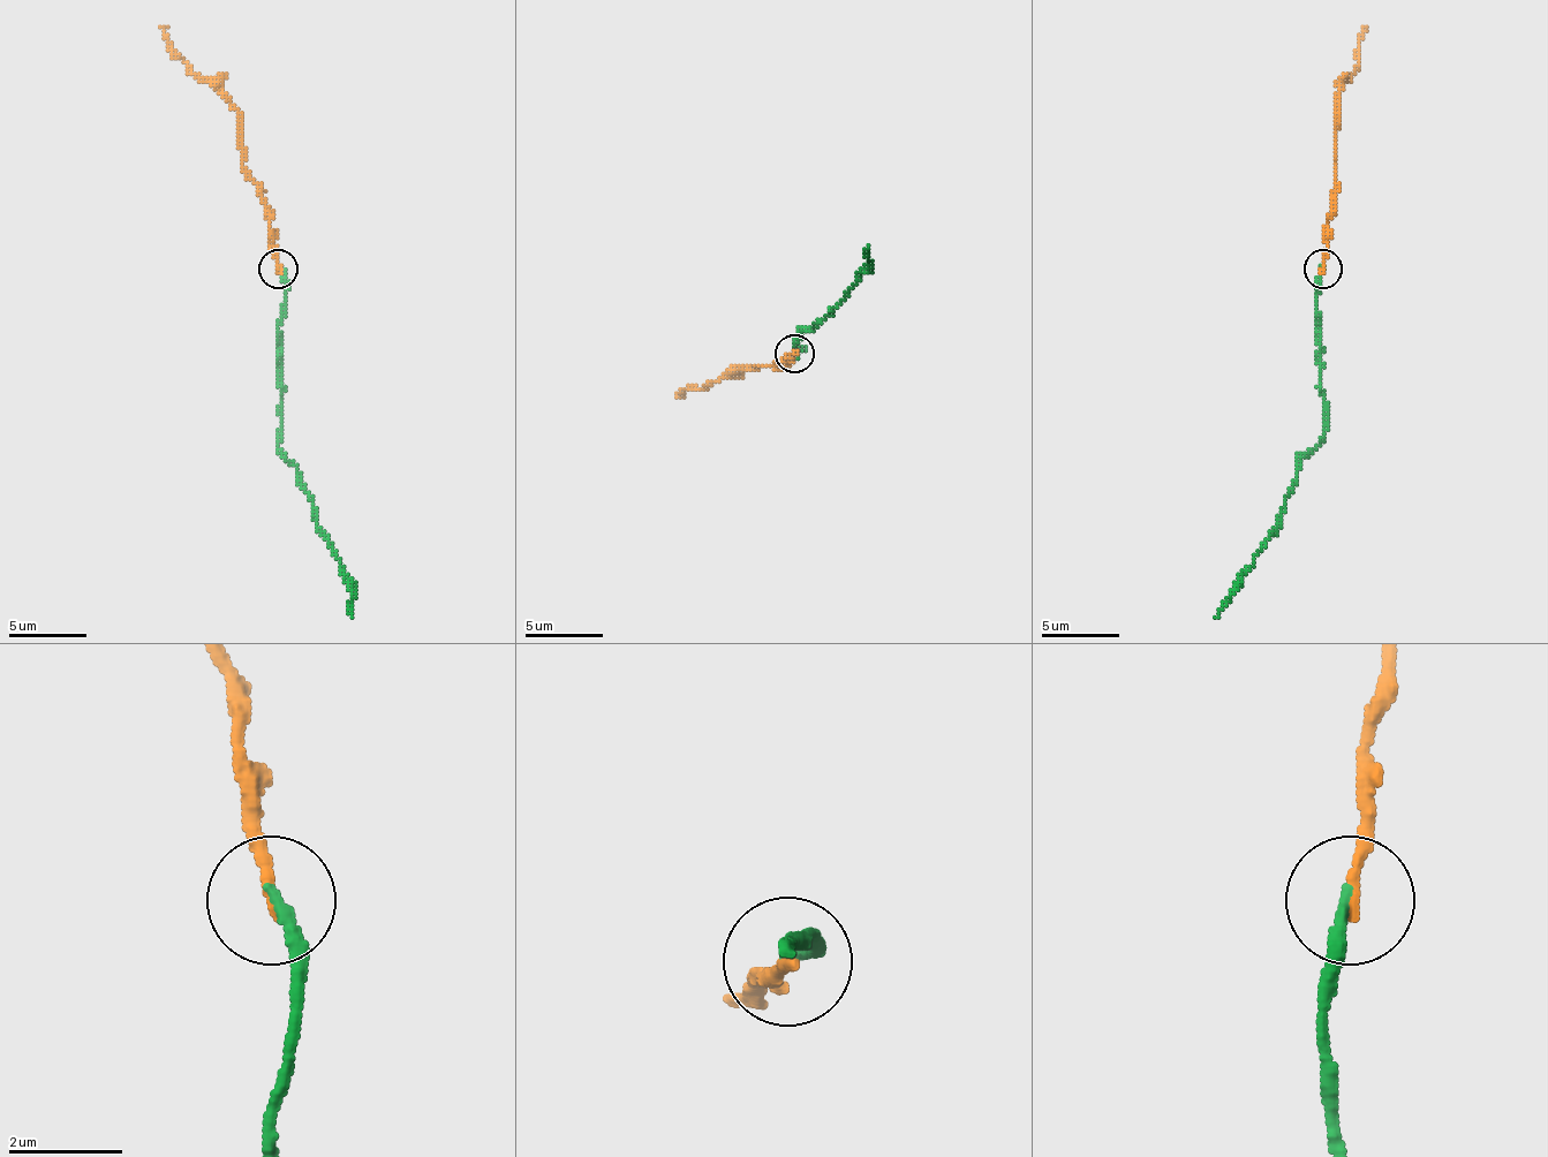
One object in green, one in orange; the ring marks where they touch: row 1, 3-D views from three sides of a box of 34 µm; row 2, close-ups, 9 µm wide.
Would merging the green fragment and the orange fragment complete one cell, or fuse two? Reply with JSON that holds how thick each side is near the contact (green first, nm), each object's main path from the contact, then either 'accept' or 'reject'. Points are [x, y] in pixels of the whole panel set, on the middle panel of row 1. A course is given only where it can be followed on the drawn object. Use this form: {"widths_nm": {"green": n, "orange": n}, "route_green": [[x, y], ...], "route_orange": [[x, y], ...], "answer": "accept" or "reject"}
{"widths_nm": {"green": 240, "orange": 240}, "route_green": [[793, 354], [801, 347], [793, 350], [798, 354], [793, 342], [832, 311], [868, 269], [868, 244]], "route_orange": [[793, 354], [778, 365], [731, 370], [708, 385], [677, 398]], "answer": "accept"}

